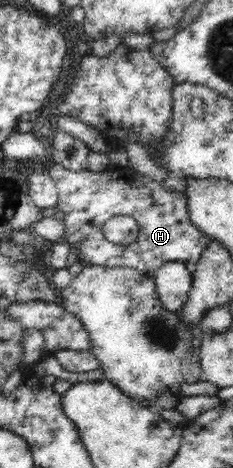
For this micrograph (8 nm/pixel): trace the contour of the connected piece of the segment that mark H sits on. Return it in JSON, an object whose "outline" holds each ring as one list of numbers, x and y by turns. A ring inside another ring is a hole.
{"outline":[[54,162,54,165,49,170,50,178,58,190,57,211,53,217,63,220,65,229,62,237,68,242,69,247,73,243,78,243,79,255,82,255,84,247,88,247,88,251,84,251,84,255,86,255,84,259,87,260,78,260,82,265,104,264,104,266,126,266,133,267,142,273,152,274,168,262,184,262,190,266,197,262,208,237,189,218,185,193,164,189,160,182,152,181,149,177,139,175,129,170,129,168,117,169,110,167,100,171,100,173,89,170,74,172,66,169,65,166,56,165,56,162],[115,215,128,215,134,218,139,225,137,238,127,246,118,246,109,243,102,233,104,223]]}

